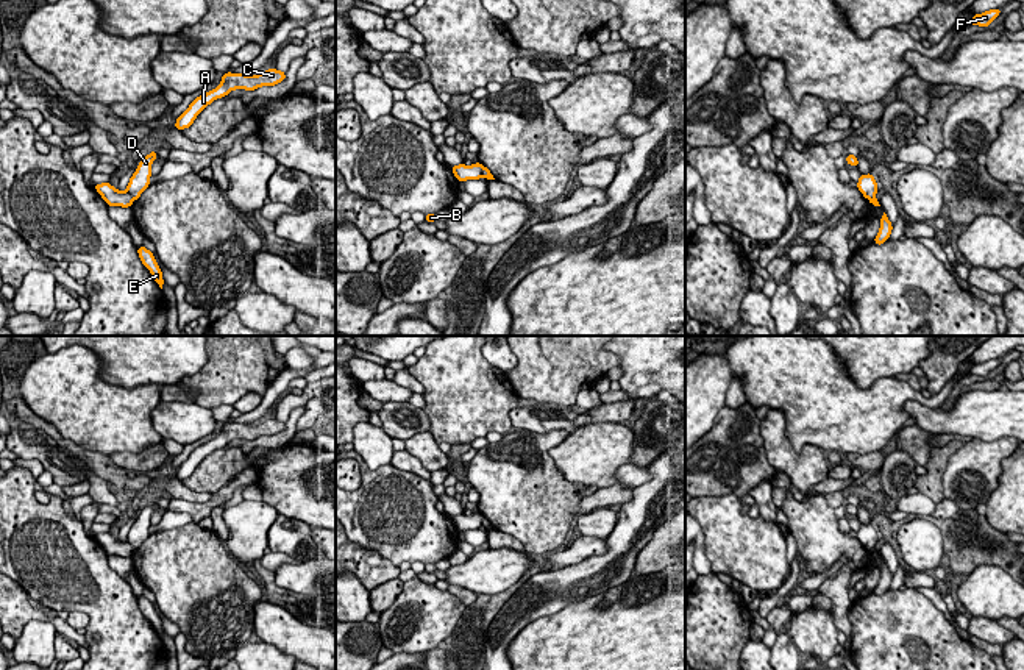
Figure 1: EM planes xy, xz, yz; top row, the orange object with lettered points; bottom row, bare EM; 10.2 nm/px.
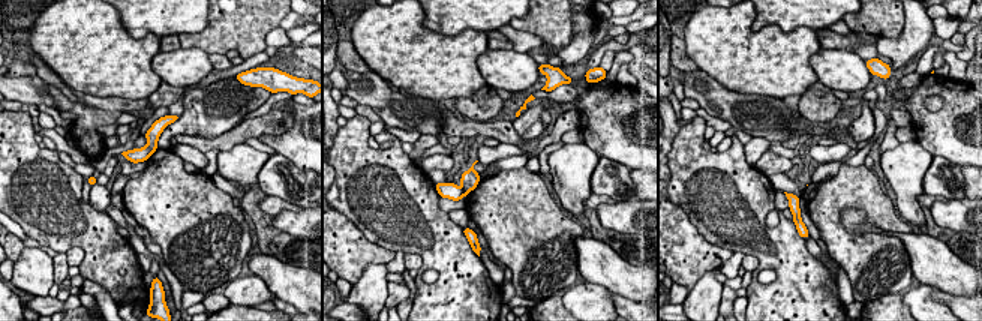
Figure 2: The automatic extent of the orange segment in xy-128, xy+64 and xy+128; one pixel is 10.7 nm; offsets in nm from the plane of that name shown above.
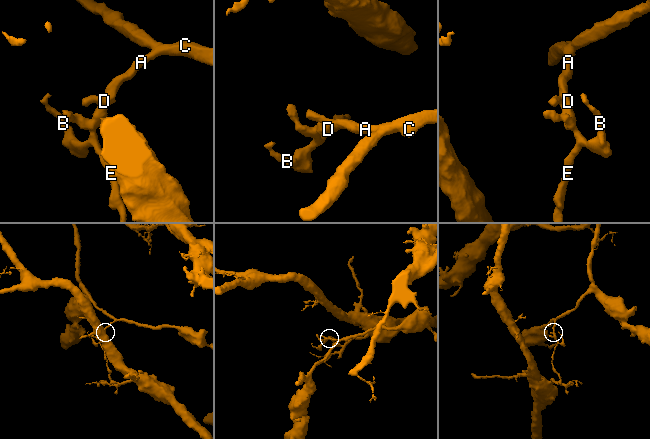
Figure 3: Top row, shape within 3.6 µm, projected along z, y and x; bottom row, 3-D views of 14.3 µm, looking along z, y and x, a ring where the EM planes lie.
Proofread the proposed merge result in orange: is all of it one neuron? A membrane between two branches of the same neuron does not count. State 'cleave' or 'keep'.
cleave

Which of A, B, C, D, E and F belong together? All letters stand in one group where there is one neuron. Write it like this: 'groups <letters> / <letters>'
groups A C D F / B E

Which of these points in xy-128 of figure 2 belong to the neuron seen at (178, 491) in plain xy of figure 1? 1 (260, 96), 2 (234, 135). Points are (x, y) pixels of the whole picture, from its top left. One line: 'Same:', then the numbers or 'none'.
Same: 2

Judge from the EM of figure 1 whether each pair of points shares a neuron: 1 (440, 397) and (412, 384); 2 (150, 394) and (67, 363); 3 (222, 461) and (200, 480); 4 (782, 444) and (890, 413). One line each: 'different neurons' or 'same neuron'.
1: different neurons
2: same neuron
3: same neuron
4: different neurons

